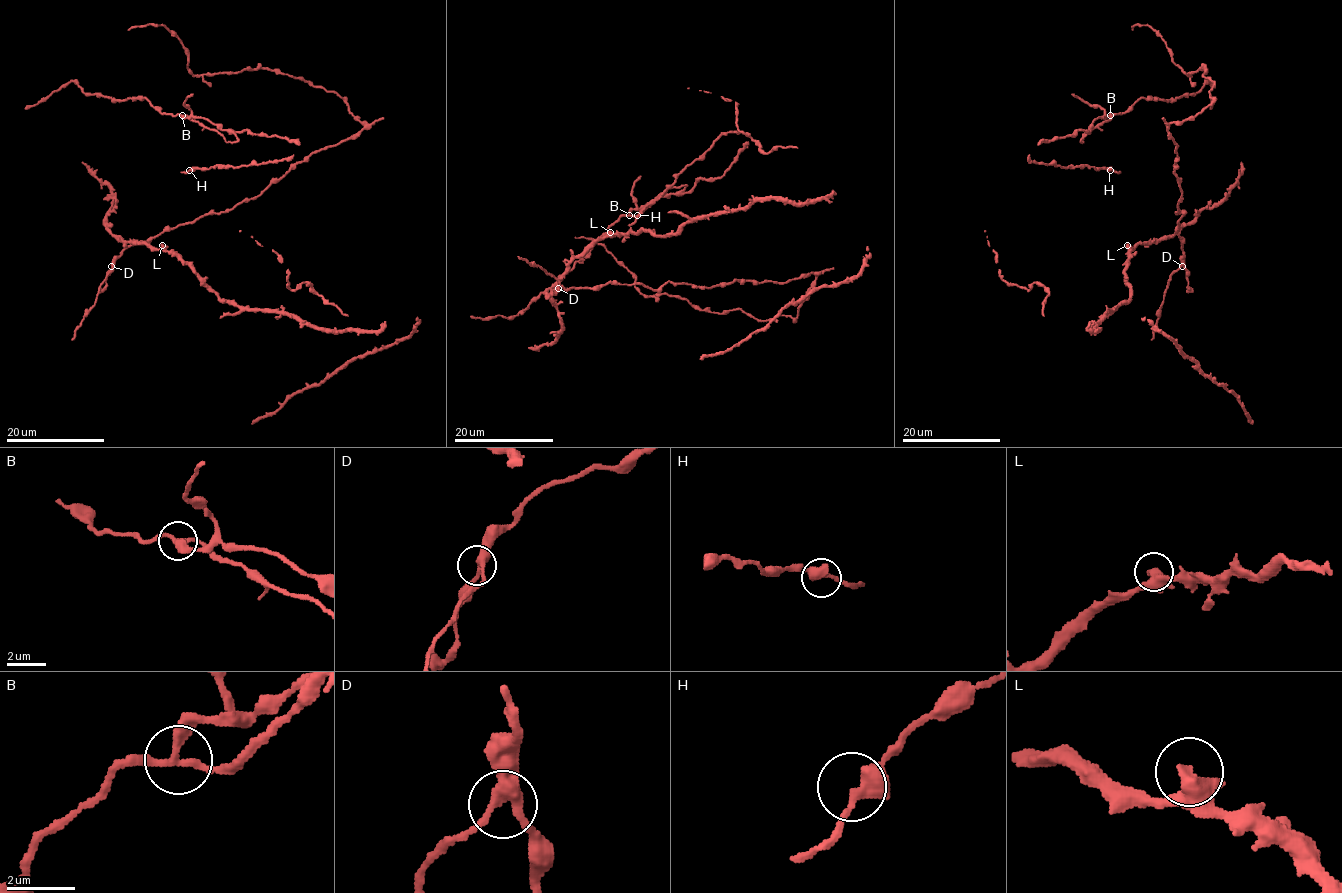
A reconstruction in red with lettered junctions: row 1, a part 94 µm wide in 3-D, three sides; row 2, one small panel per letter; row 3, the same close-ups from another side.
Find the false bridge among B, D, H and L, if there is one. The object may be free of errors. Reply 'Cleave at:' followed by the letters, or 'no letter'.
Cleave at: B

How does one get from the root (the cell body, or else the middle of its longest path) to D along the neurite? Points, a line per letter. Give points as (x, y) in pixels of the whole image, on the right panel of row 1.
D: (1182, 217), (1177, 231), (1182, 241), (1182, 266)

